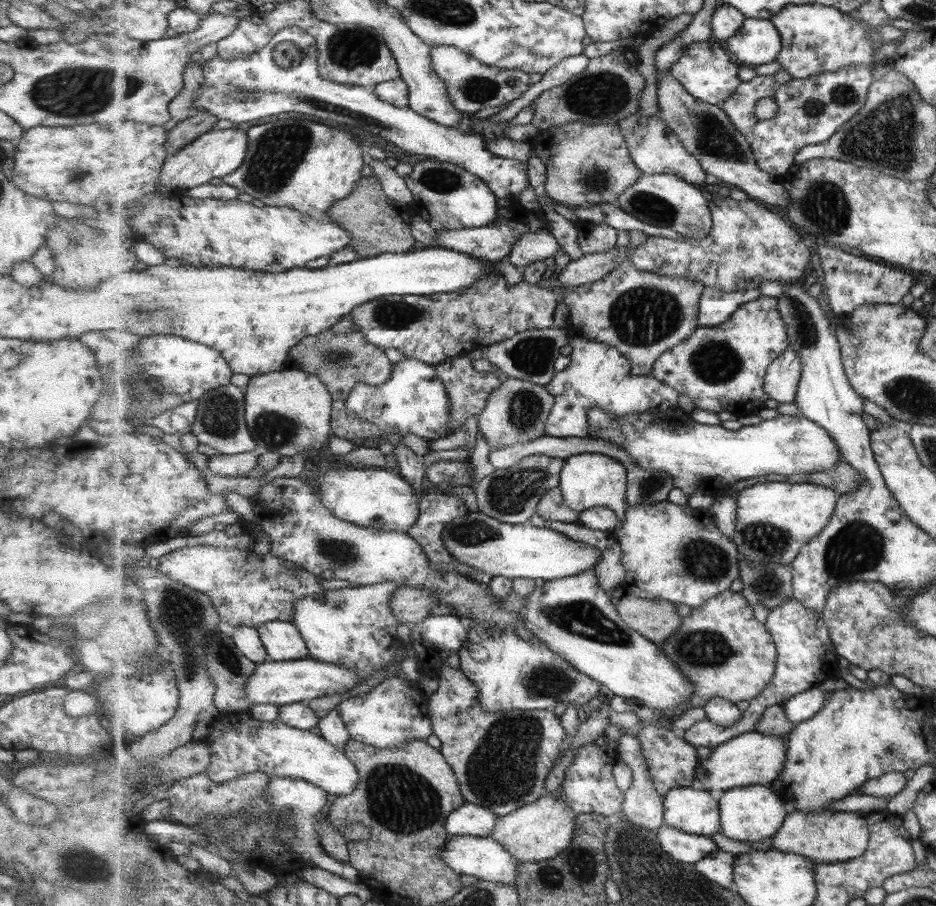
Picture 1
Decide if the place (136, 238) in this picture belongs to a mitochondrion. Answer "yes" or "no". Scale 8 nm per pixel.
no

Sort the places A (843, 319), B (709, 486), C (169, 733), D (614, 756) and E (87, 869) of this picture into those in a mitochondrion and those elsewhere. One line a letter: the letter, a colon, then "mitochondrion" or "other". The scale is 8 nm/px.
A: other
B: other
C: other
D: other
E: mitochondrion

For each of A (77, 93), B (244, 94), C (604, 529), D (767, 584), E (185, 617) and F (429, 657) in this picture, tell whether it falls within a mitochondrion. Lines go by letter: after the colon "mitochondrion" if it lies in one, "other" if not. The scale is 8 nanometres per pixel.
A: mitochondrion
B: mitochondrion
C: other
D: mitochondrion
E: mitochondrion
F: other

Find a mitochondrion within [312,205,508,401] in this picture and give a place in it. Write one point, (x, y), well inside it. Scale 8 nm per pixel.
(391, 314)

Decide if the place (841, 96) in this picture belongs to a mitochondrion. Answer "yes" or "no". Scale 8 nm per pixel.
yes

